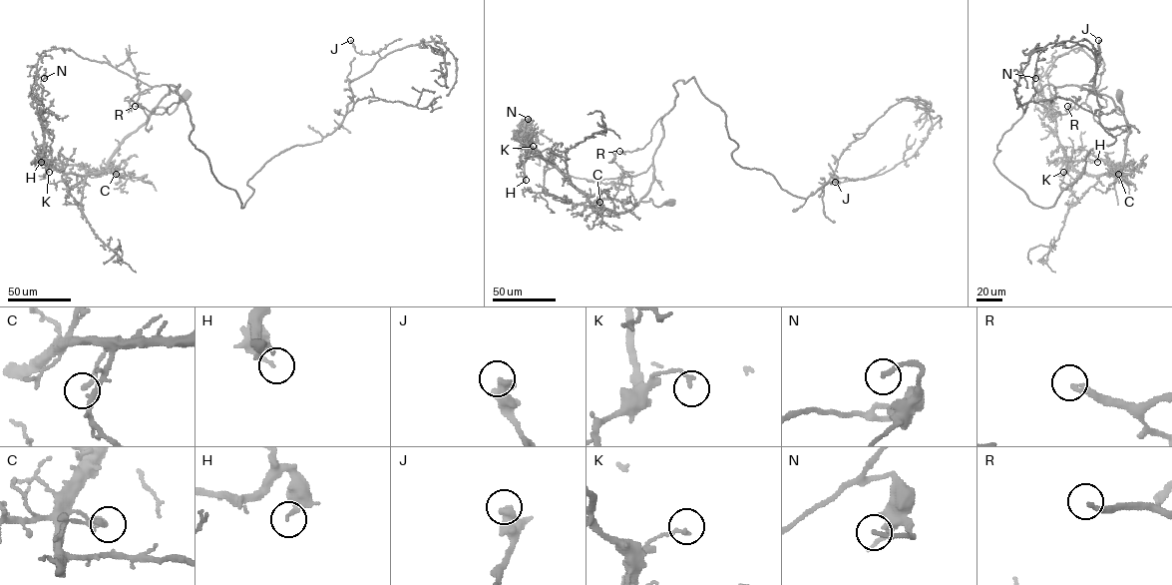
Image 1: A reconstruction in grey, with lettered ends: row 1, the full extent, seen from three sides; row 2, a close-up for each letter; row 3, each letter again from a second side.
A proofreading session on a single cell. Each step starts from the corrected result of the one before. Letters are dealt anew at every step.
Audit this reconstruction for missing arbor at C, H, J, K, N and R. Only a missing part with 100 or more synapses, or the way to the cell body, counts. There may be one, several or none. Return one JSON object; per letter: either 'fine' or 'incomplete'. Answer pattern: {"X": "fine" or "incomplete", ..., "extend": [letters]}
{"C": "fine", "H": "fine", "J": "fine", "K": "fine", "N": "fine", "R": "incomplete", "extend": ["R"]}

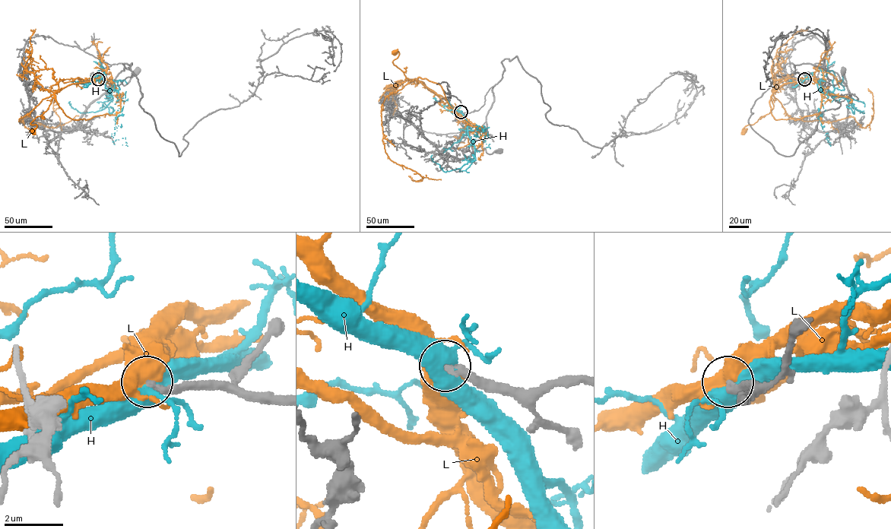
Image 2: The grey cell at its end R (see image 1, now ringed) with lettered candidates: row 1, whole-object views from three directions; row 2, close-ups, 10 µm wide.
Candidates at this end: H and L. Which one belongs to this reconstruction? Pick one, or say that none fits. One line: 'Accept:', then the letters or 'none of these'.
Accept: none of these

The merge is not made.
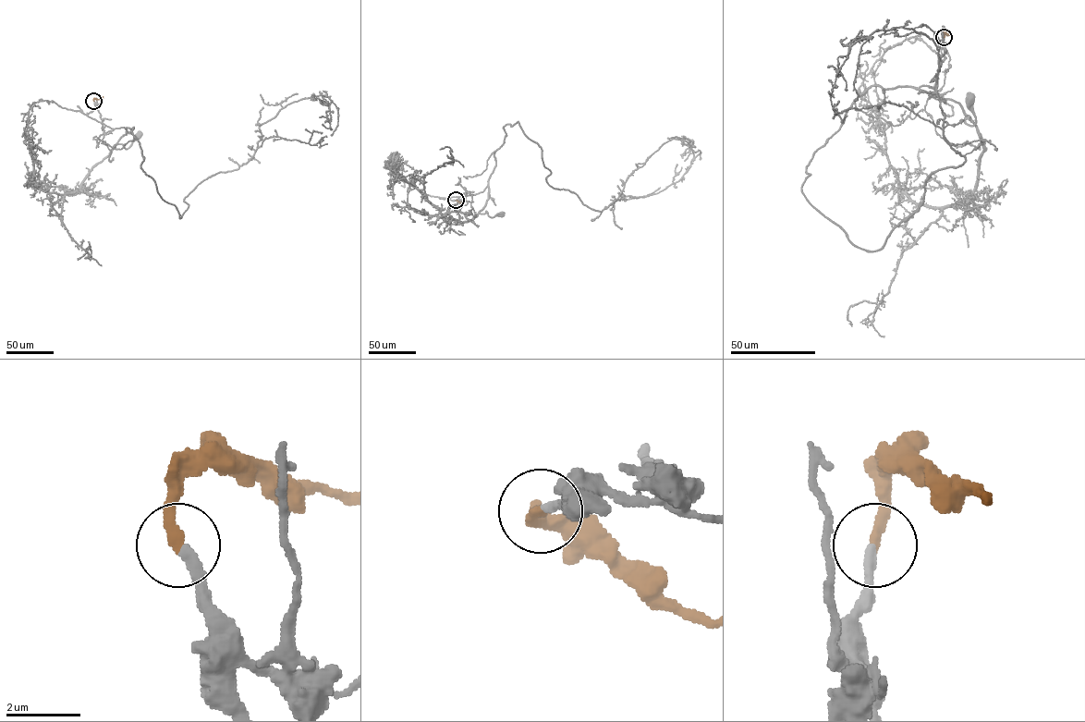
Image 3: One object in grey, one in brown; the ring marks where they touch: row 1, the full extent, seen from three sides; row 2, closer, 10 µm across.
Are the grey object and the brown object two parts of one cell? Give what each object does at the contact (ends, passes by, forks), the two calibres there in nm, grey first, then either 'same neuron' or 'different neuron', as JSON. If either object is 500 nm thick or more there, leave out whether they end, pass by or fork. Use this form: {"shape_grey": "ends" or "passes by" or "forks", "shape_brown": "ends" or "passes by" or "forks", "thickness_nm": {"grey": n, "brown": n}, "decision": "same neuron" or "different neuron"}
{"shape_grey": "ends", "shape_brown": "ends", "thickness_nm": {"grey": 260, "brown": 280}, "decision": "same neuron"}

